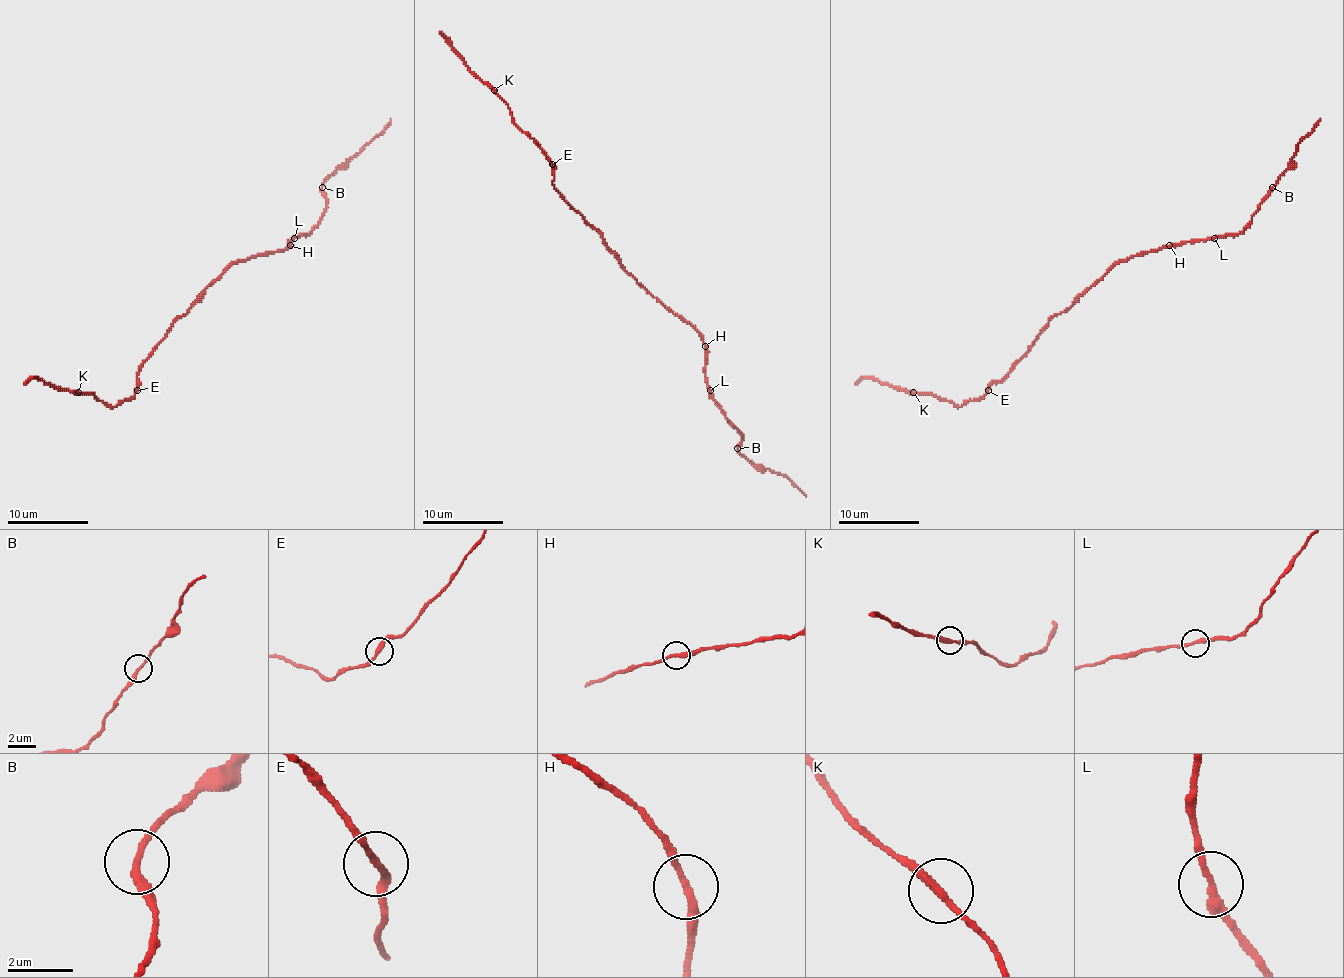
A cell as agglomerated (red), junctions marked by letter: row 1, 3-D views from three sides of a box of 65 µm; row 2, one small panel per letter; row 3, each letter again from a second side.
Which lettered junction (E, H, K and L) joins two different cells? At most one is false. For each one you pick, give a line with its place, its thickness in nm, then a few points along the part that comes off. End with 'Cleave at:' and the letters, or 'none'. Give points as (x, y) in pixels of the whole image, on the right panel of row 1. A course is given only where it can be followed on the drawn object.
Cleave at: none

